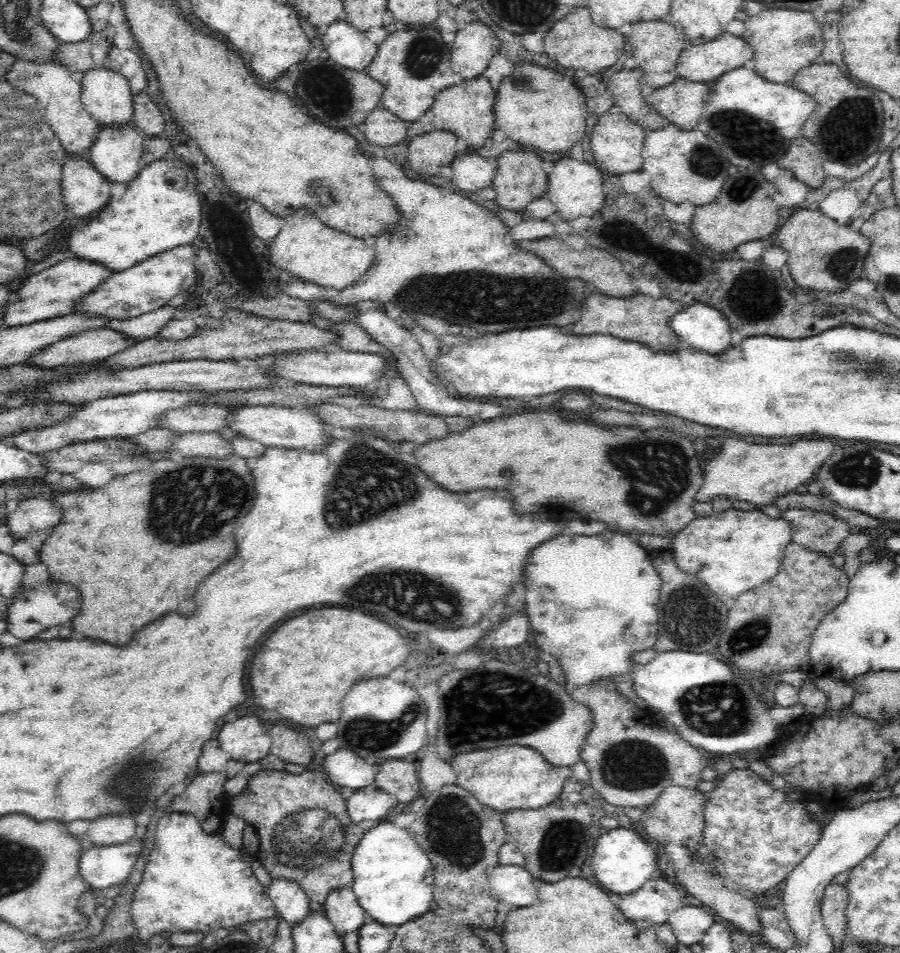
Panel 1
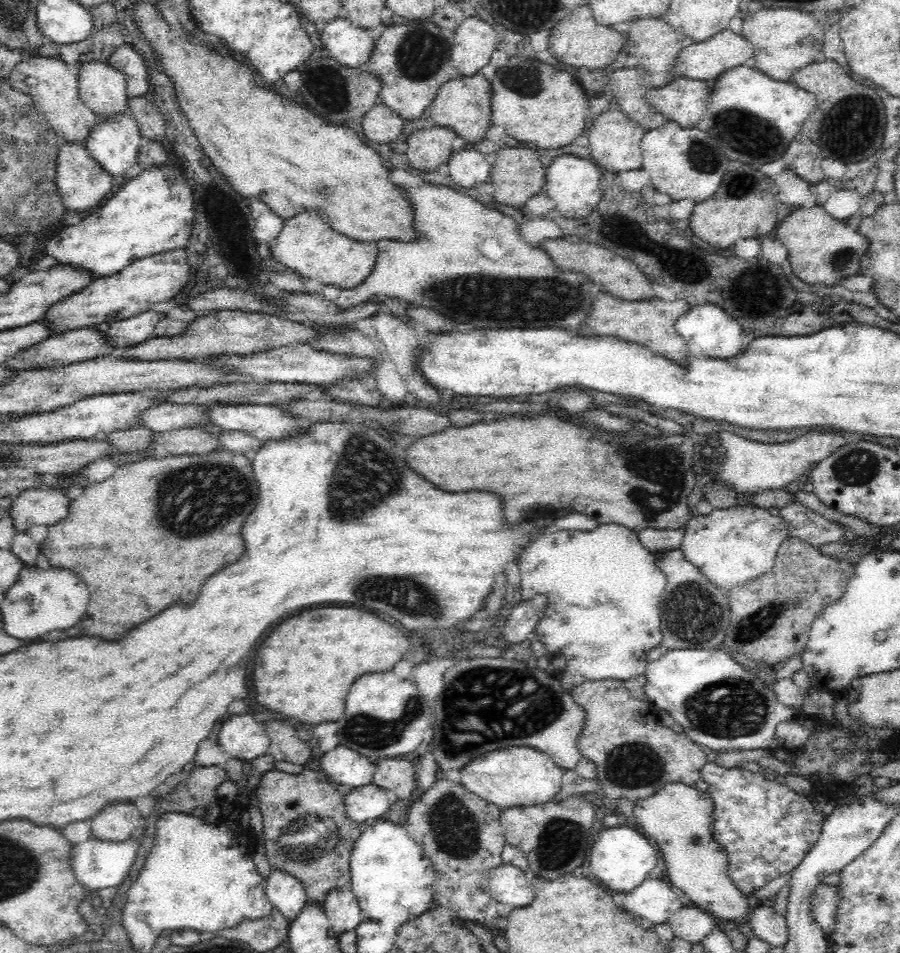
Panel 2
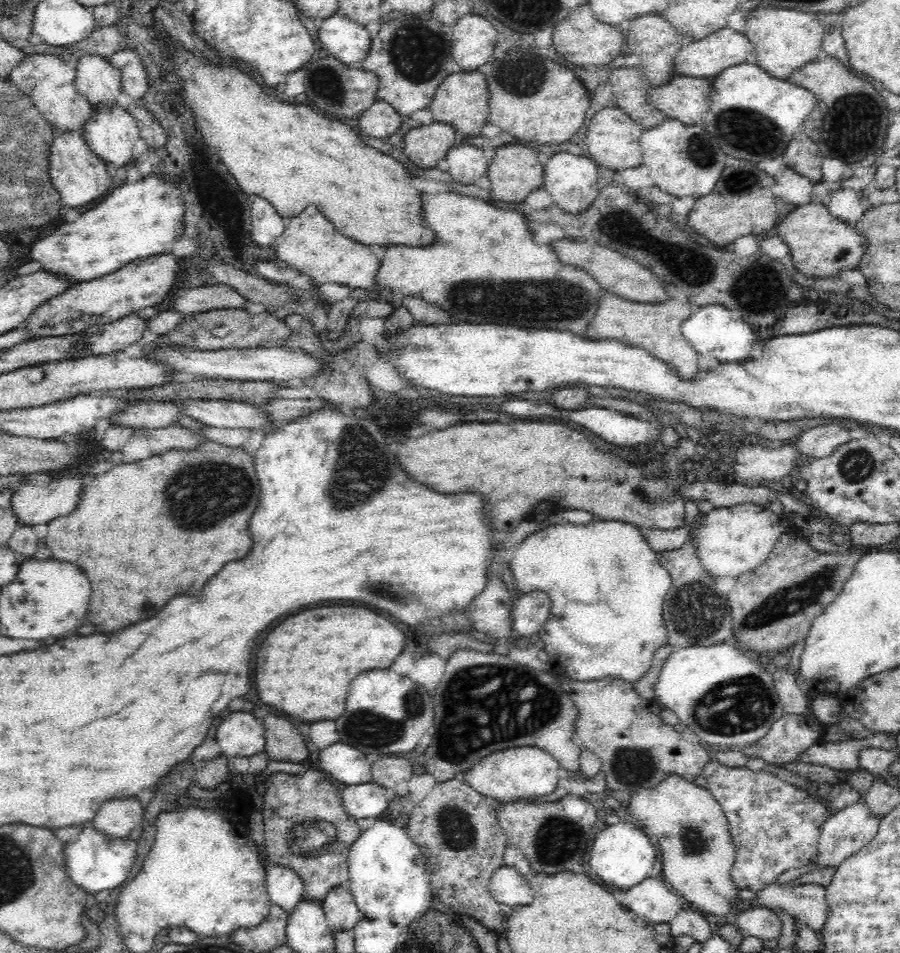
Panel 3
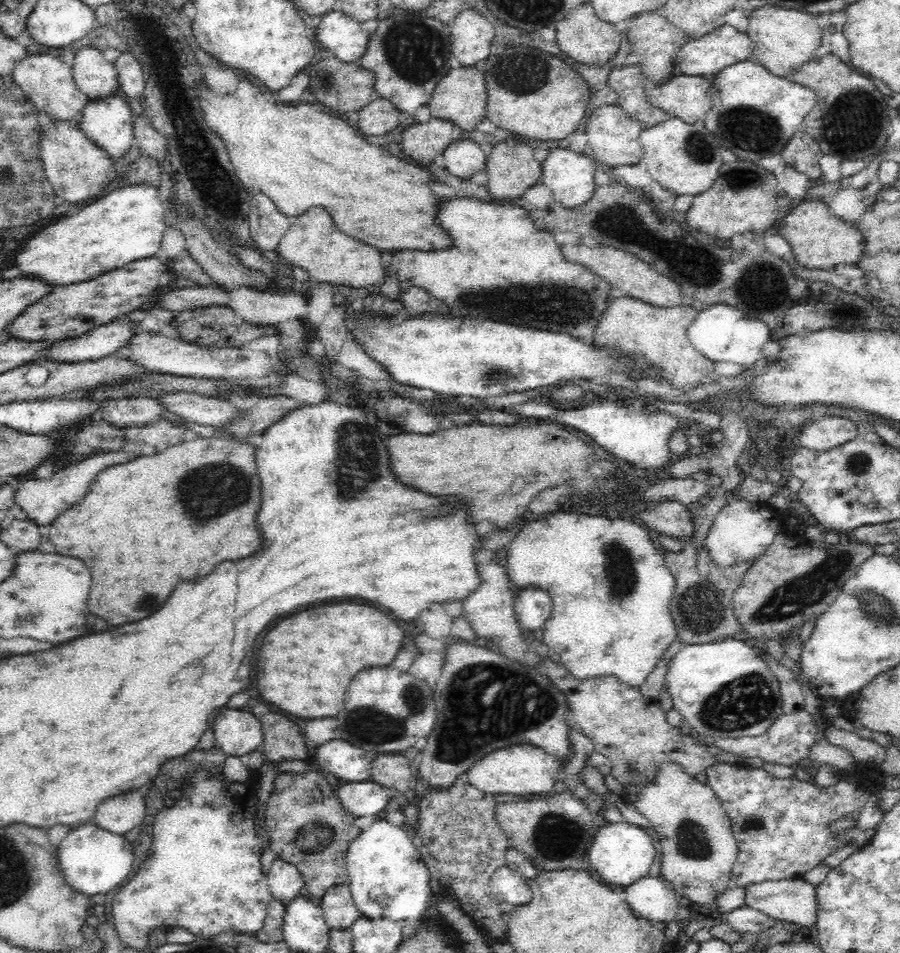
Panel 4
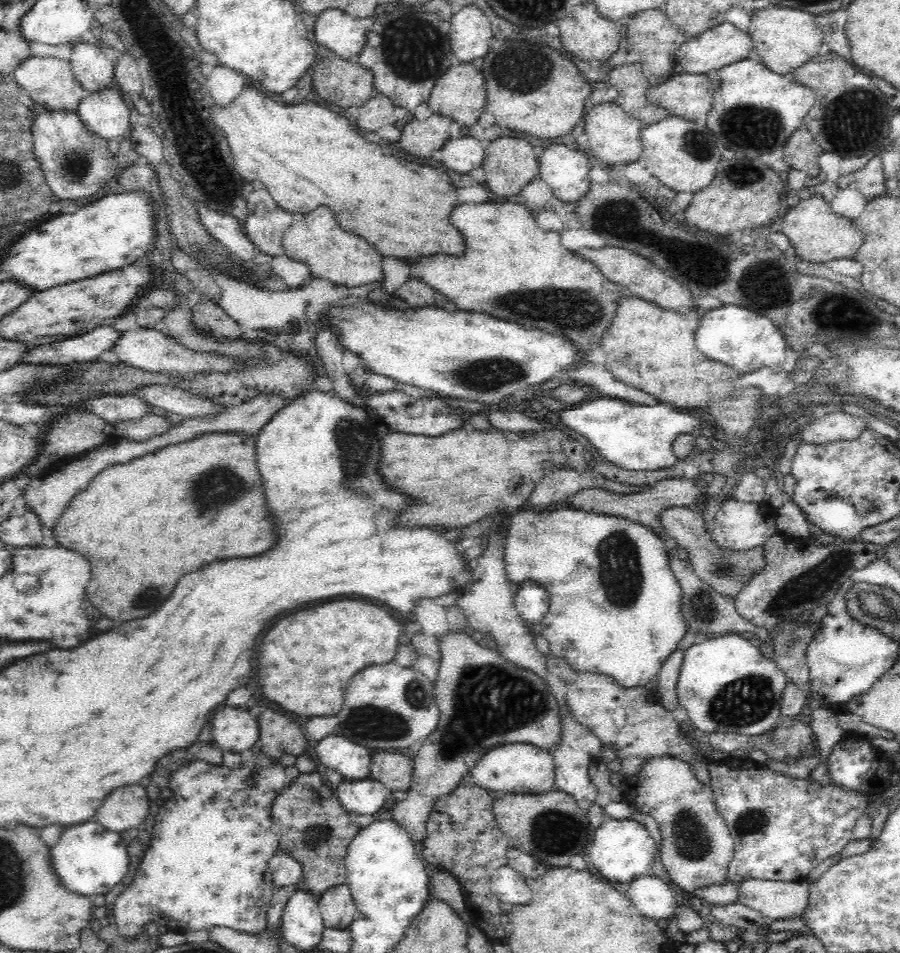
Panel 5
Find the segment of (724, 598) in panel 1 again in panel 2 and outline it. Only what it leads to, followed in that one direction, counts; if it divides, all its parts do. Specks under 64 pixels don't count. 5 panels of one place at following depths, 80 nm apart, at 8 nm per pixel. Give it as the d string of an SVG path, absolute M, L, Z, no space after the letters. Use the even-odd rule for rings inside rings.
M732 506L727 509L713 510L708 516L694 514L682 532L682 542L678 548L684 561L690 563L718 589L728 589L745 585L773 567L780 545L789 536L788 525L780 516L771 516L767 509L752 506Z

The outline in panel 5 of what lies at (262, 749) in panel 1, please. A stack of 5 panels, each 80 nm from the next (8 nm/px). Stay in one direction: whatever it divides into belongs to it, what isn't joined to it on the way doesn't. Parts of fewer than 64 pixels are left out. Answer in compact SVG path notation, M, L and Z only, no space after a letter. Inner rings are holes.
M224 706L212 720L213 743L223 752L240 754L251 749L260 739L260 728L250 712Z

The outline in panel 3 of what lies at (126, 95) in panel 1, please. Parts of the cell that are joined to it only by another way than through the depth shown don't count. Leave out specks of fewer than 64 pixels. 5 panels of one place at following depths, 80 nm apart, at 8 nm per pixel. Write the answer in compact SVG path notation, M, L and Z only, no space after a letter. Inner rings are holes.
M82 55L77 60L75 85L92 108L110 108L118 104L123 91L121 72L100 55Z

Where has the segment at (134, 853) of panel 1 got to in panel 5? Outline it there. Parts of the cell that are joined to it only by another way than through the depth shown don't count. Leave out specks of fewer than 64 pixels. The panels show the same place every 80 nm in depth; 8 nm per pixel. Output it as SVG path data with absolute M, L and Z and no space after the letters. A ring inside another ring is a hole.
M96 820L64 830L62 840L52 848L51 863L68 891L92 898L110 892L126 876L130 864L129 844L120 834L104 828Z

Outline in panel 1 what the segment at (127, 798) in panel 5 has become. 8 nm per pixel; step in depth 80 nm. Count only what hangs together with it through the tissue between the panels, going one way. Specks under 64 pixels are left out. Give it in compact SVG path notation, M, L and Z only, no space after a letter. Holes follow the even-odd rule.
M105 816L91 820L86 832L87 841L102 848L104 845L126 844L130 838L140 834L134 816Z

